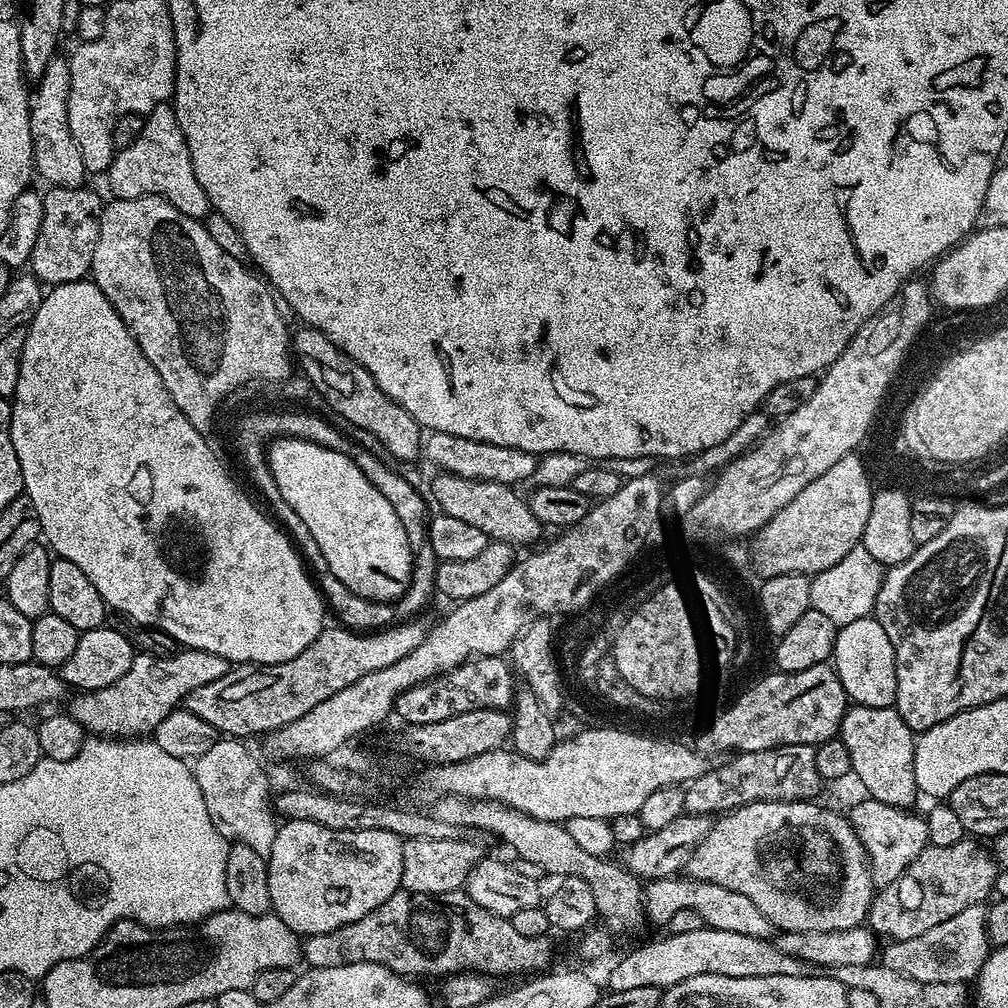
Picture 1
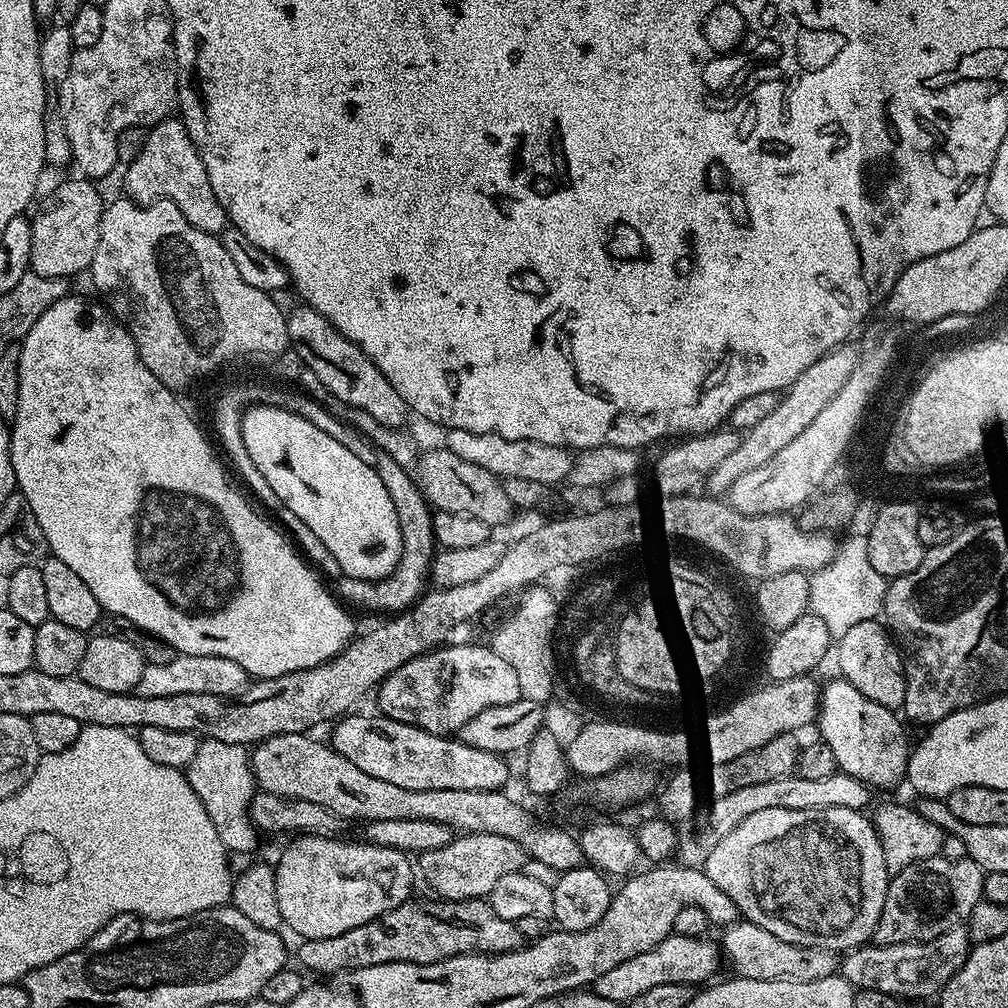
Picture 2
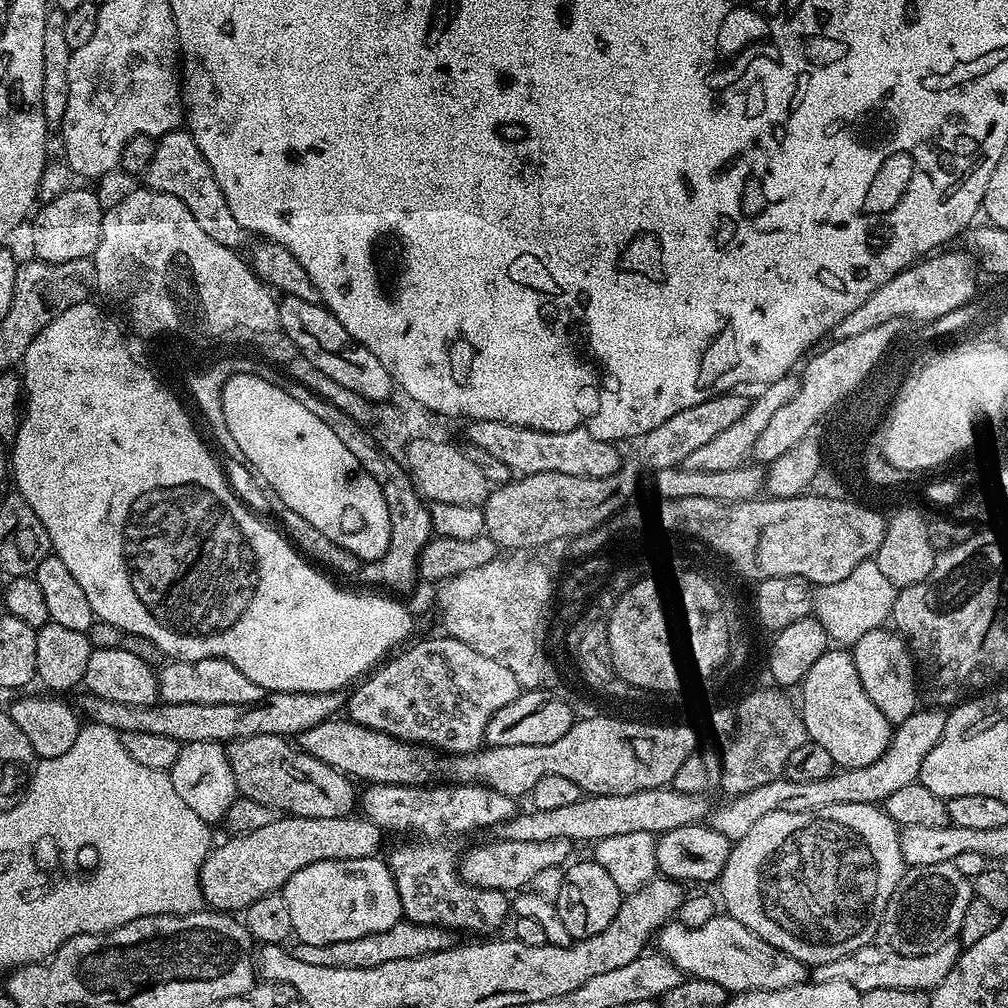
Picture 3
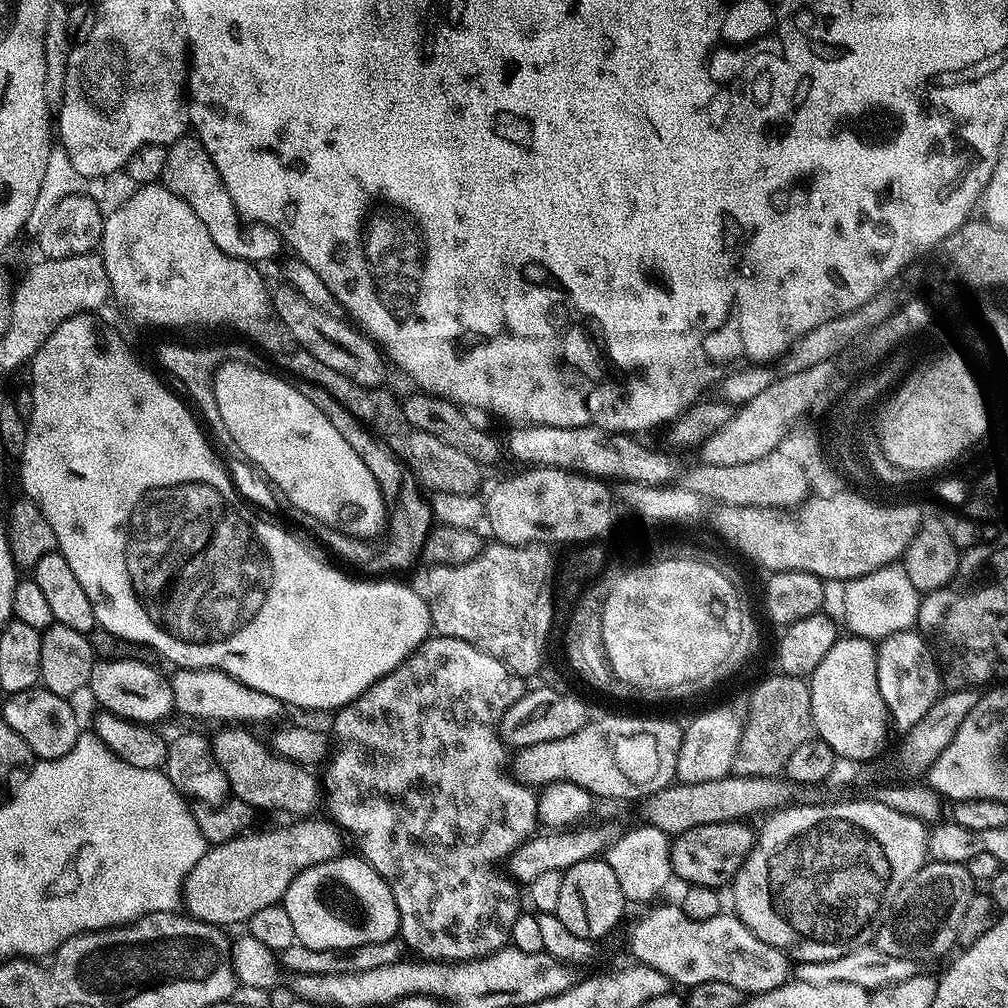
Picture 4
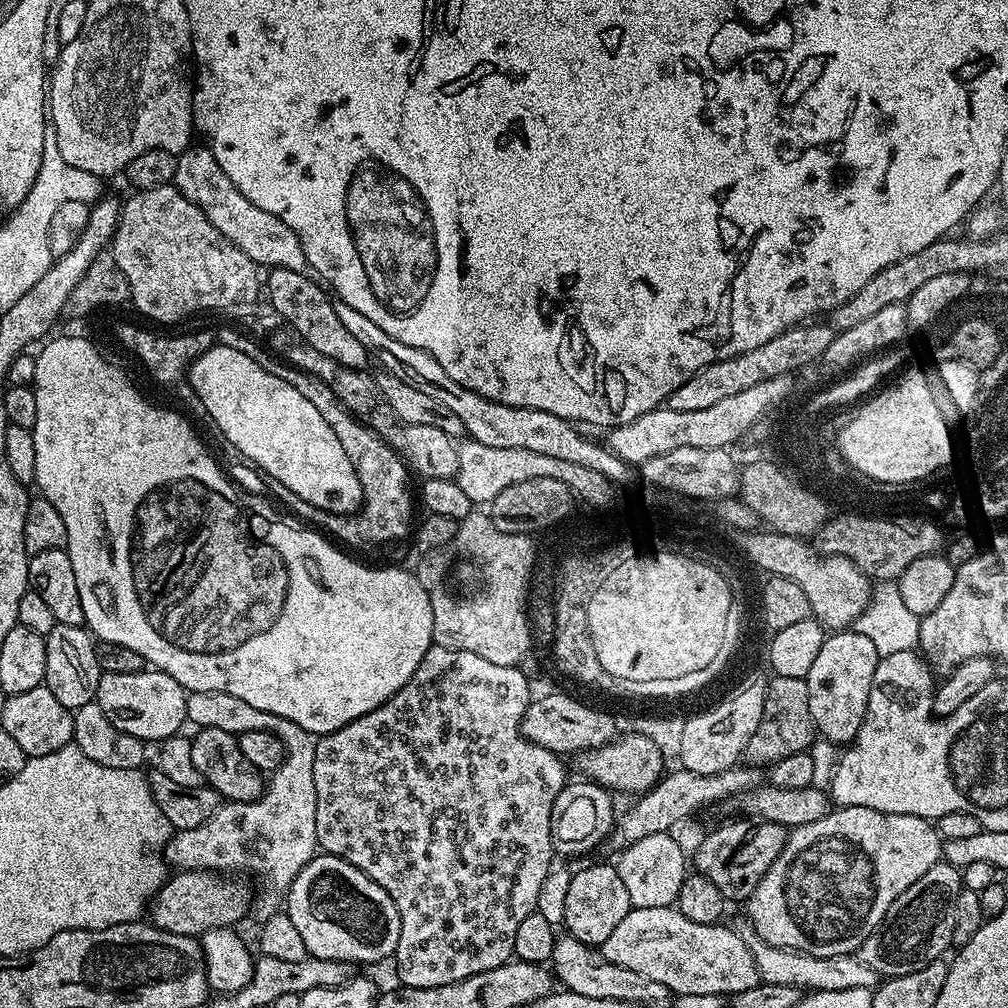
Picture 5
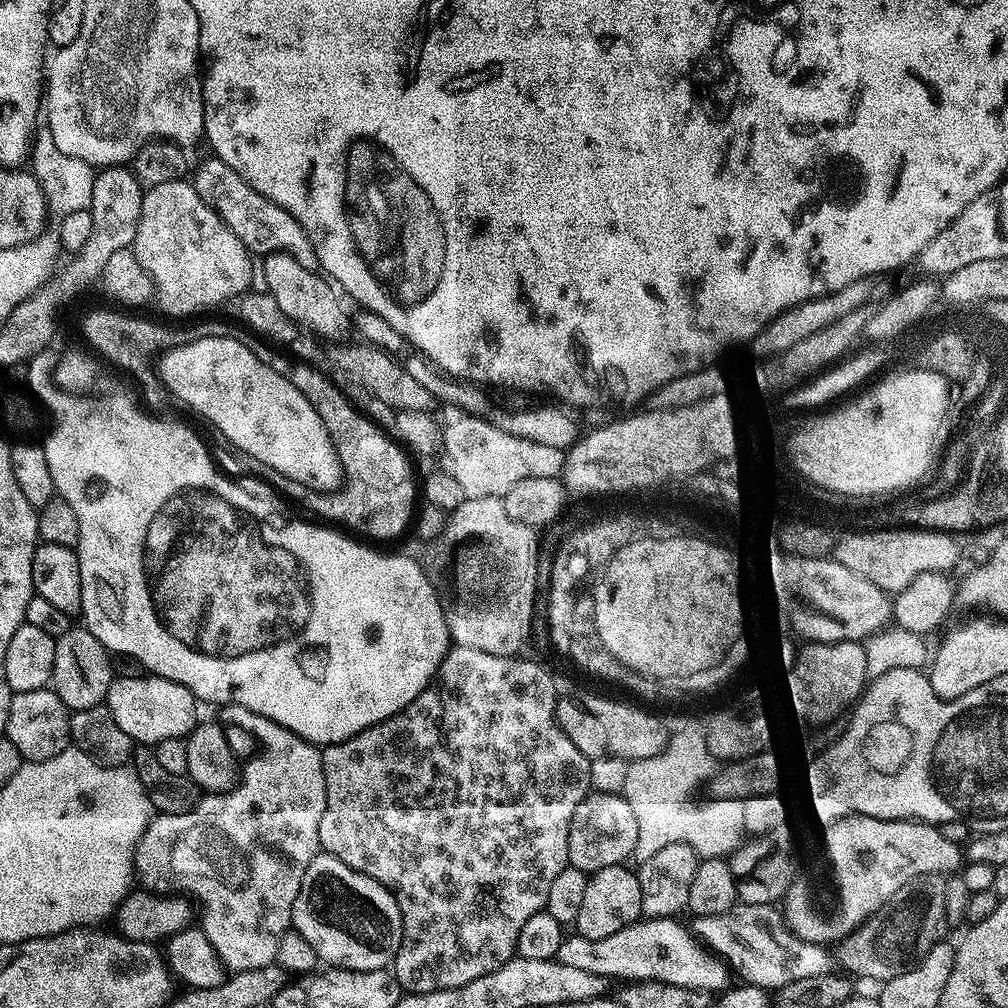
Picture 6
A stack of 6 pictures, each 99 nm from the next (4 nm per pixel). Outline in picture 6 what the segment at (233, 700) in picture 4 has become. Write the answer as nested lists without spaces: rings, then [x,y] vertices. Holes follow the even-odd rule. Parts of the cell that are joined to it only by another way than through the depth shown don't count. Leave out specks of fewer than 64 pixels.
[[[226,704],[219,709],[219,719],[225,725],[233,724],[242,726],[242,730],[250,730],[254,734],[257,745],[268,747],[268,768],[248,768],[243,769],[243,779],[237,783],[231,792],[219,794],[201,795],[199,802],[186,814],[174,814],[170,816],[153,815],[152,821],[148,823],[147,830],[142,834],[142,838],[136,844],[136,854],[134,857],[134,872],[145,889],[157,894],[187,894],[189,897],[201,900],[205,904],[204,921],[202,927],[206,938],[210,938],[210,944],[214,946],[218,958],[223,962],[225,969],[229,973],[245,972],[246,970],[258,970],[267,964],[276,963],[278,954],[278,942],[289,931],[292,922],[292,907],[294,898],[298,898],[298,890],[302,886],[302,878],[310,866],[310,862],[321,851],[320,839],[318,838],[318,822],[322,822],[322,814],[326,810],[326,778],[322,770],[321,749],[315,744],[308,743],[301,736],[295,736],[290,730],[278,726],[270,718],[262,718],[262,714],[254,714],[254,710],[246,710],[246,706],[237,704]]]

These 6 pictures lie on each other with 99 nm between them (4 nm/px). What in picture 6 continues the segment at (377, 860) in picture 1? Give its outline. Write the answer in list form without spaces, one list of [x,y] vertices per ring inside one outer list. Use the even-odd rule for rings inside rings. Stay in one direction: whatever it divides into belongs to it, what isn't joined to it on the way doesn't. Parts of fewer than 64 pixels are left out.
[[[327,854],[314,857],[302,878],[298,898],[294,898],[291,927],[314,946],[325,965],[350,971],[387,969],[404,937],[395,895],[374,878]]]

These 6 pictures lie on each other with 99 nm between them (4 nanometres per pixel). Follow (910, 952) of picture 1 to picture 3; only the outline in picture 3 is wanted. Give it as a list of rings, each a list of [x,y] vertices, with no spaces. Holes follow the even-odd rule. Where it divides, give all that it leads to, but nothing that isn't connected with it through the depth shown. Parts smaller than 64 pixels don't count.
[[[956,940],[946,942],[946,946],[938,946],[938,950],[921,956],[907,956],[890,952],[887,948],[869,946],[854,950],[834,962],[815,965],[811,969],[810,976],[818,984],[831,980],[850,982],[850,986],[854,986],[860,993],[866,990],[878,990],[878,986],[890,986],[893,990],[918,990],[919,988],[931,990],[940,985],[942,978],[946,978],[946,974],[950,974],[961,951],[961,945]]]

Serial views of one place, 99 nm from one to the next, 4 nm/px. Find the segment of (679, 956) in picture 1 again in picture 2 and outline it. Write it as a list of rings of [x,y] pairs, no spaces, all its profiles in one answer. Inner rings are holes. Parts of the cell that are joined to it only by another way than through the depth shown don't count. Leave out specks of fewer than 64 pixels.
[[[673,934],[658,942],[654,950],[646,950],[646,954],[638,954],[635,958],[614,966],[614,970],[606,970],[606,974],[596,980],[594,990],[602,998],[627,1002],[638,998],[638,994],[653,986],[663,986],[665,982],[700,986],[712,978],[707,976],[712,976],[719,970],[720,960],[722,961],[721,945],[717,941],[715,944],[712,938],[686,938]]]

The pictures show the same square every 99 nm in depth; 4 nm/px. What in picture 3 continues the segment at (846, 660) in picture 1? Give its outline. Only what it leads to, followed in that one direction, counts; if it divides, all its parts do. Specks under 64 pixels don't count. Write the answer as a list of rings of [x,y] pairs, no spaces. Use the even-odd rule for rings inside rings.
[[[884,626],[870,630],[851,645],[850,651],[858,670],[858,678],[862,682],[862,690],[866,690],[870,702],[874,702],[878,710],[882,710],[888,723],[895,726],[906,722],[906,718],[910,718],[910,714],[918,710],[918,668],[903,635],[887,630]]]

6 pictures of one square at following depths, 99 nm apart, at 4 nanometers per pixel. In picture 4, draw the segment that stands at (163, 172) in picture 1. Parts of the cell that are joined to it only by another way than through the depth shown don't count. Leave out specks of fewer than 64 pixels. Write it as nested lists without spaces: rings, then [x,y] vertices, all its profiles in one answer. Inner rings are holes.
[[[185,134],[170,145],[162,183],[174,194],[178,194],[178,198],[182,198],[182,202],[186,202],[190,210],[198,214],[198,218],[202,218],[202,226],[206,226],[206,230],[210,230],[210,238],[214,238],[214,246],[218,246],[218,250],[226,255],[260,266],[263,265],[263,260],[274,259],[282,249],[280,235],[270,226],[245,226],[242,223],[242,217],[237,212],[210,154],[206,154],[195,135]]]

